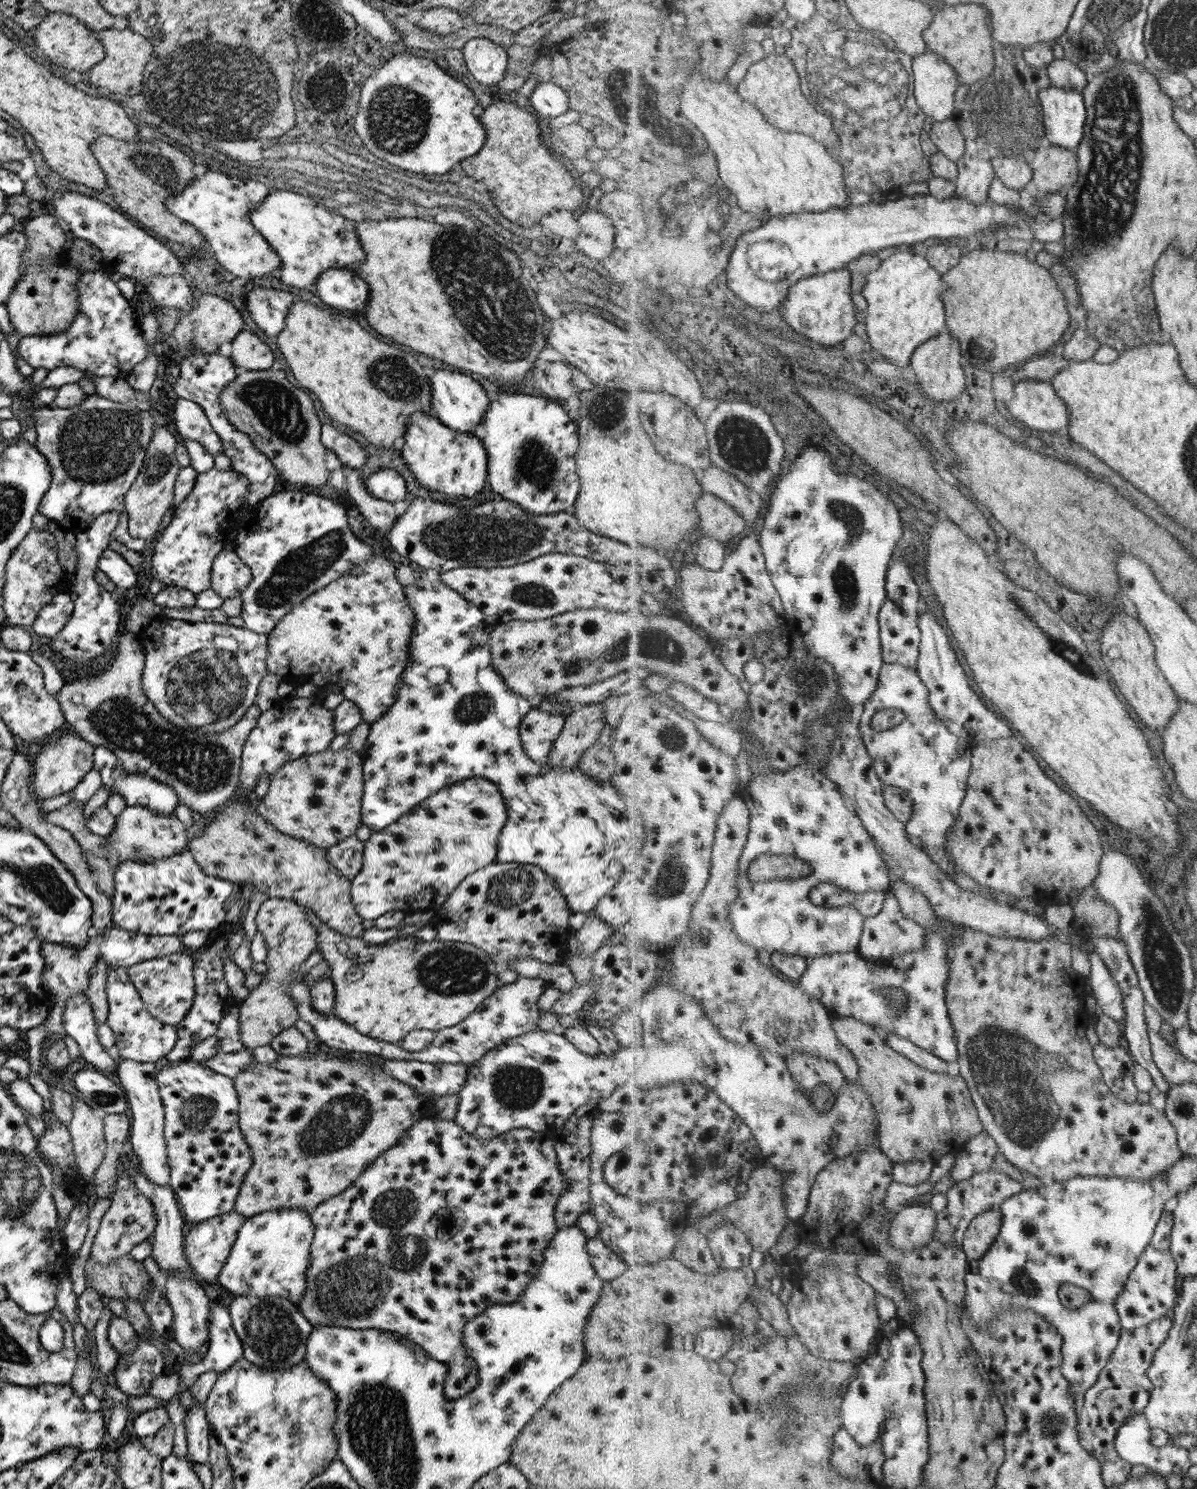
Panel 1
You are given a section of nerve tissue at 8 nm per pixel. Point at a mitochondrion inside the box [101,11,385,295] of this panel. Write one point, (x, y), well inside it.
(202, 80)

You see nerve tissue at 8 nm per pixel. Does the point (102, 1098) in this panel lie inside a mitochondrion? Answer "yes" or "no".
yes

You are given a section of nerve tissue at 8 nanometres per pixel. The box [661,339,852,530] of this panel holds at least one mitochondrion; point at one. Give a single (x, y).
(742, 444)

